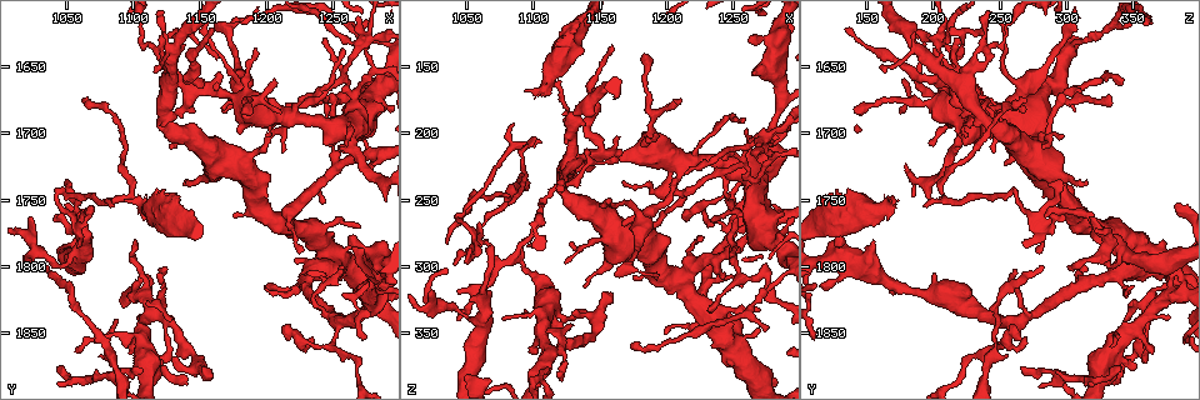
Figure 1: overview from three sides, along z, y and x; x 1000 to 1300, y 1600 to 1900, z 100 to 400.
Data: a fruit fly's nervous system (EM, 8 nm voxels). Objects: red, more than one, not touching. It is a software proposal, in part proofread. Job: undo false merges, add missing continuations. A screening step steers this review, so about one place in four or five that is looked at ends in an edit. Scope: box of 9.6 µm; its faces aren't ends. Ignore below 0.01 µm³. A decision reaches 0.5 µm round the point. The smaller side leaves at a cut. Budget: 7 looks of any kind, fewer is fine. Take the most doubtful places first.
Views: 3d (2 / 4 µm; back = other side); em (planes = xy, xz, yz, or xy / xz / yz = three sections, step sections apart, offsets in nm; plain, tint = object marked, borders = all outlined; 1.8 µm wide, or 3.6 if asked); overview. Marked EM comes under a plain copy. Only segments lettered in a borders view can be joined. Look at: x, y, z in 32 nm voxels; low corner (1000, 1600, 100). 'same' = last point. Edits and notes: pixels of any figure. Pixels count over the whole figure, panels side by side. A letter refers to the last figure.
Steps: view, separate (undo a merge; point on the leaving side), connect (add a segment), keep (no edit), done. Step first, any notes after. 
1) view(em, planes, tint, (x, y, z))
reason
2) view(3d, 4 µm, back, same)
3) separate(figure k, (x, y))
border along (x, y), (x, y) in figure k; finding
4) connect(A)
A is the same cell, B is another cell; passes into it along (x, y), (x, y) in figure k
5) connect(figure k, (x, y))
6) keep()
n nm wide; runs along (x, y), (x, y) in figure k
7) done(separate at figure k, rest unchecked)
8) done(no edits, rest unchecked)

view(3d, 4 µm, (1268, 1634, 204))
four or more arms meet

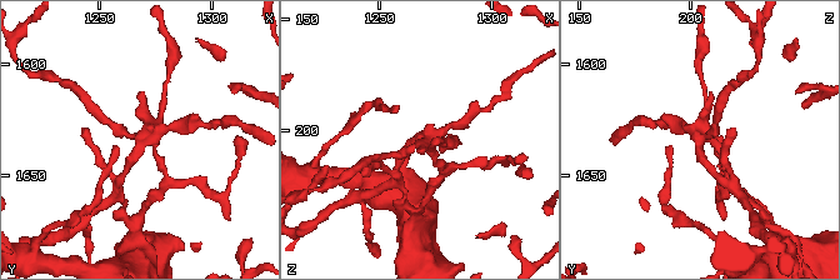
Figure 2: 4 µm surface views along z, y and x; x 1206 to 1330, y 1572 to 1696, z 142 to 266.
view(em, planes, borders, (1269, 1635, 205))
4 arms; now the EM

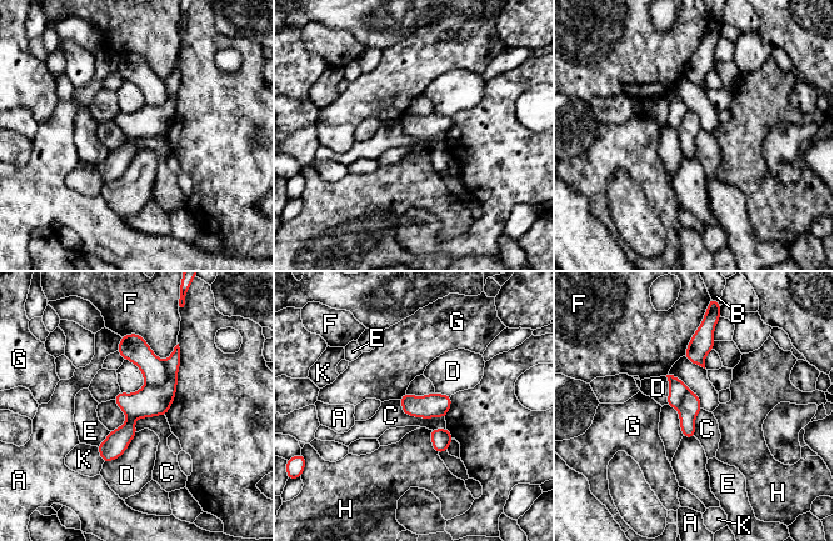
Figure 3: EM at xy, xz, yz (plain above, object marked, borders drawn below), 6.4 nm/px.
separate(figure 3, (139, 352))
160 nm wide; A, B, C, D, E, F, G, H and K are other cells; border along (165, 361), (165, 380), (146, 385) in figure 3; two cells meet here

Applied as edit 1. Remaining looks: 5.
view(overview)

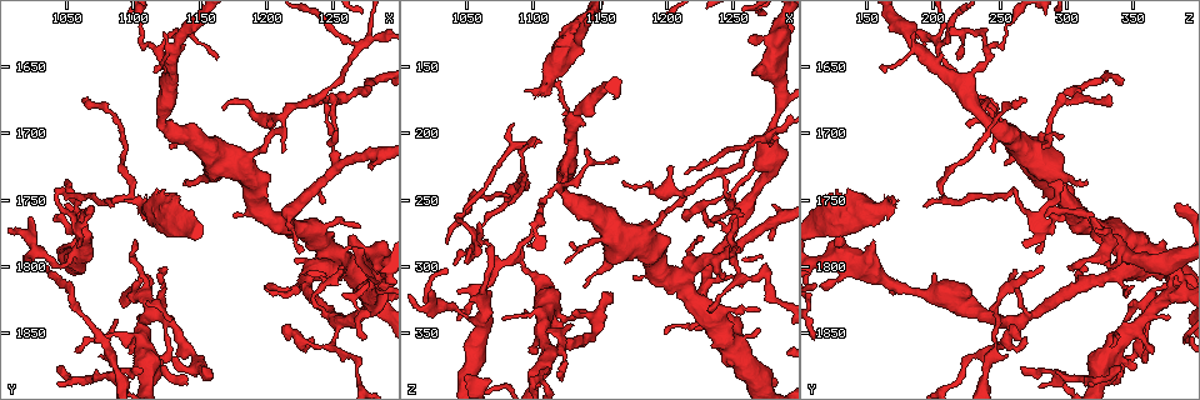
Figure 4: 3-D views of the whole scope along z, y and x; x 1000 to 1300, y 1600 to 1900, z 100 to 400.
view(em, planes, borders, (1140, 1624, 210))
thin end

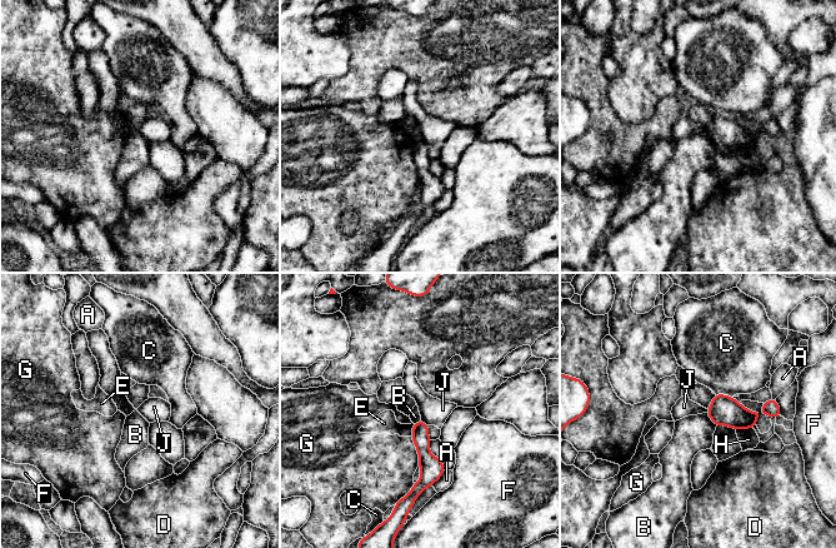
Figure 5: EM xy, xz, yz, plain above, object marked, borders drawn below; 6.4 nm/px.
keep()
110 nm wide; A, B, C, D, E, F, G, H and J are other cells; no lettered segment goes on from it

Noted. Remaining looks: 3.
view(3d, 4 µm, back, (1200, 1696, 226))
tapers out

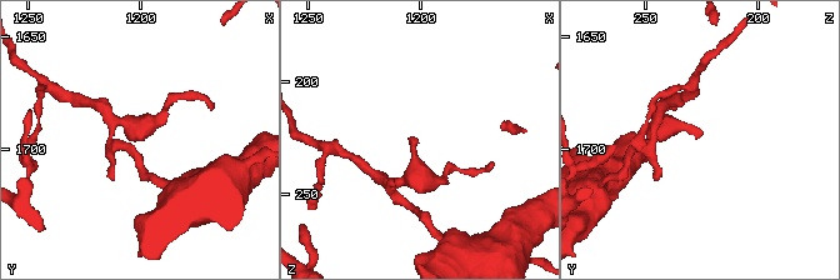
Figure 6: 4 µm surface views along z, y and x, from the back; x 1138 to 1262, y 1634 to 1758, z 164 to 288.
view(em, planes, borders, (1203, 1693, 225))

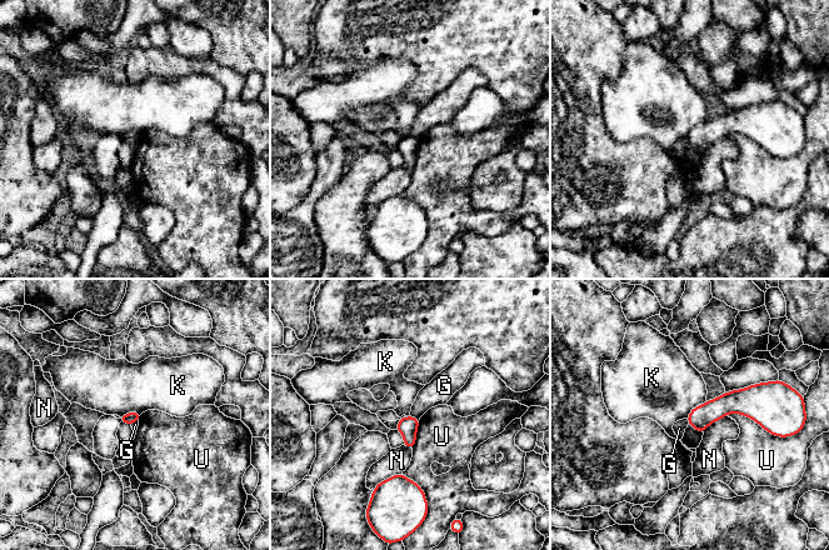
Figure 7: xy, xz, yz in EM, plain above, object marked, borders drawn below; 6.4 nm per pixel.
keep()
G, K, N and U are other cells; border along (409, 415), (419, 419) in figure 7; none of them fits

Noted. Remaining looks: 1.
done(separate at figure 3, rest unchecked)

